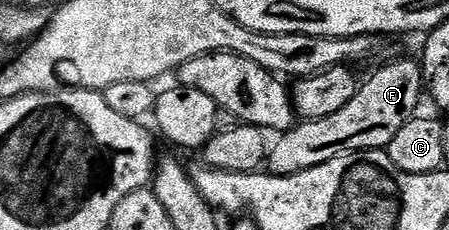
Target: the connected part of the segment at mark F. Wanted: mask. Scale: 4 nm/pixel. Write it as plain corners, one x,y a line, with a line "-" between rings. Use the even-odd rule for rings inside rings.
395,59
387,63
368,83
360,86
359,92
337,113
320,119
296,122
294,127
282,132
279,139
270,144
266,170
273,175
296,175
305,169
325,165
338,155
354,151
377,151
386,149
389,141
397,137
401,125
416,118
419,98
424,98
425,80
423,68
411,59

